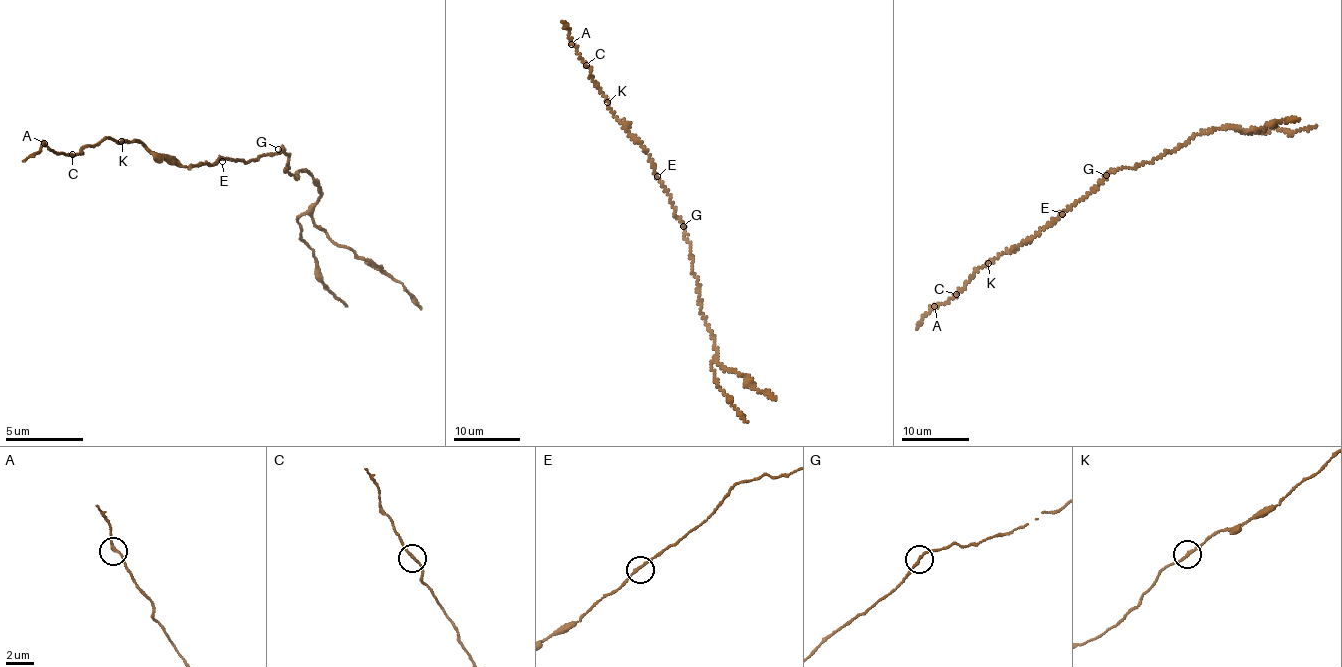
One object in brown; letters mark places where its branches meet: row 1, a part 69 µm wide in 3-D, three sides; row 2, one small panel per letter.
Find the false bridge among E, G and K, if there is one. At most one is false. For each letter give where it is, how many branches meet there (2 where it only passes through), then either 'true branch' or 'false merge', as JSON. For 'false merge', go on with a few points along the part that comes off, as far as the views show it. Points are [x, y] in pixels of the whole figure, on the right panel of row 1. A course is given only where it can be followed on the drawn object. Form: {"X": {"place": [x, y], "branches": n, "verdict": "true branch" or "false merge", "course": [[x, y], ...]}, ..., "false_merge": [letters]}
{"E": {"place": [1062, 214], "branches": 2, "verdict": "true branch"}, "G": {"place": [1106, 175], "branches": 2, "verdict": "true branch"}, "K": {"place": [988, 263], "branches": 2, "verdict": "true branch"}, "false_merge": []}

